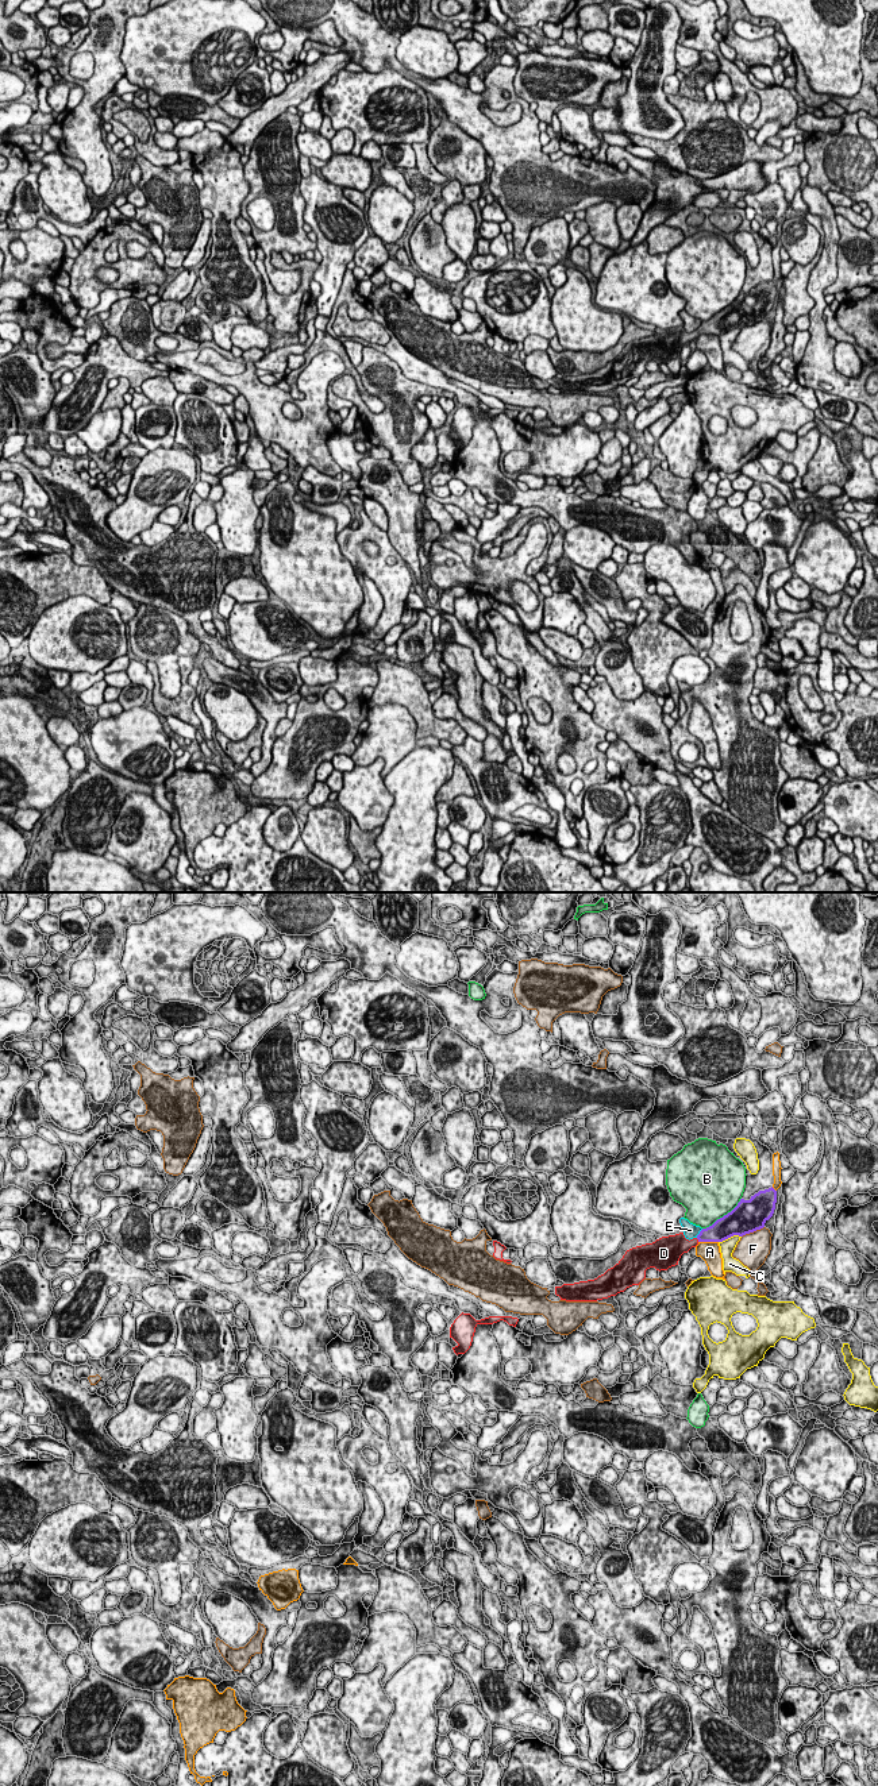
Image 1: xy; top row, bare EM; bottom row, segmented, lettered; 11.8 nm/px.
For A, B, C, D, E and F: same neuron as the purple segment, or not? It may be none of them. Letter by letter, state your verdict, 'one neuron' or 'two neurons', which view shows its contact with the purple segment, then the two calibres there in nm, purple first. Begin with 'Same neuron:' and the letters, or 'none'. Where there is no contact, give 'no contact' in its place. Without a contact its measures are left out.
Same neuron: D
A: two neurons; meets purple in xy; 260 nm thick on the purple side, 240 nm on the other
B: two neurons; meets purple in xy; 360 nm thick on the purple side, 500 nm on the other
C: two neurons; meets purple in xy; 340 nm thick on the purple side, 170 nm on the other
D: one neuron; meets purple in xy; 220 nm thick on the purple side, 240 nm on the other
E: two neurons; meets purple in xy; 240 nm thick on the purple side, 170 nm on the other
F: two neurons; meets purple in xy; 380 nm thick on the purple side, 380 nm on the other

